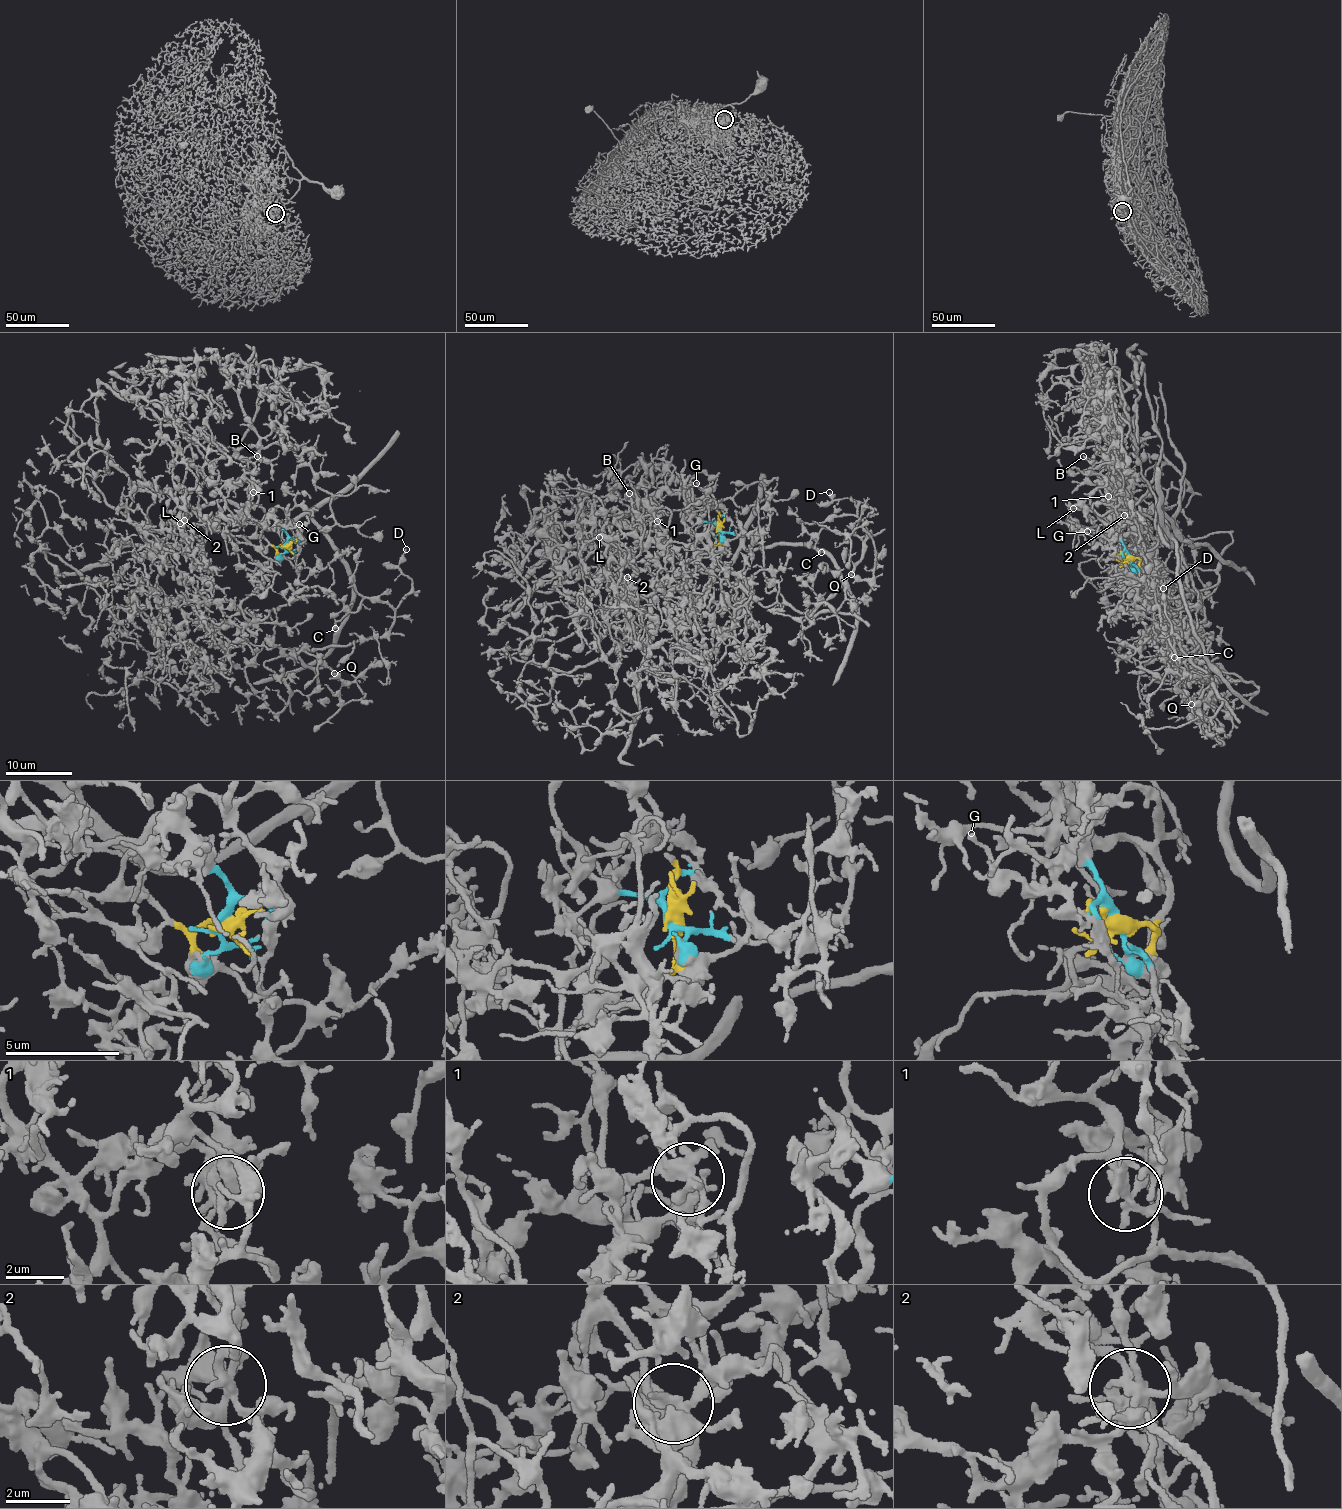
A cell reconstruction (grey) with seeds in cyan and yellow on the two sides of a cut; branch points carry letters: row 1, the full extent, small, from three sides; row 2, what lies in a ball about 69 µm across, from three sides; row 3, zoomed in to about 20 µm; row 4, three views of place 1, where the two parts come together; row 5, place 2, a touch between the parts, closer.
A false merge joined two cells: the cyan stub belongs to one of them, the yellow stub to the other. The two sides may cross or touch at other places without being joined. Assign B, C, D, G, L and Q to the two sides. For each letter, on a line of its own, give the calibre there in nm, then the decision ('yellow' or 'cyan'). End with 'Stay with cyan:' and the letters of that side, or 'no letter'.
B: 170 nm thick; yellow
C: 400 nm thick; cyan
D: 130 nm thick; cyan
G: 170 nm thick; yellow
L: 120 nm thick; yellow
Q: 160 nm thick; cyan
Stay with cyan: C, D, Q

